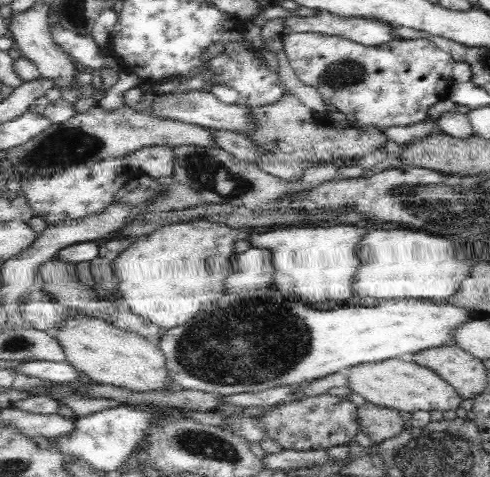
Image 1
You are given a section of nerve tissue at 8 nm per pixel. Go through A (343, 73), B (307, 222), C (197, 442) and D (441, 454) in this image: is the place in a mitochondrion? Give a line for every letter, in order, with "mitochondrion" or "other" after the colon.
A: mitochondrion
B: other
C: mitochondrion
D: mitochondrion

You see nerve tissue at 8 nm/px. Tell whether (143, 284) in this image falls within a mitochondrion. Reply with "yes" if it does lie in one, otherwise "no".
no

